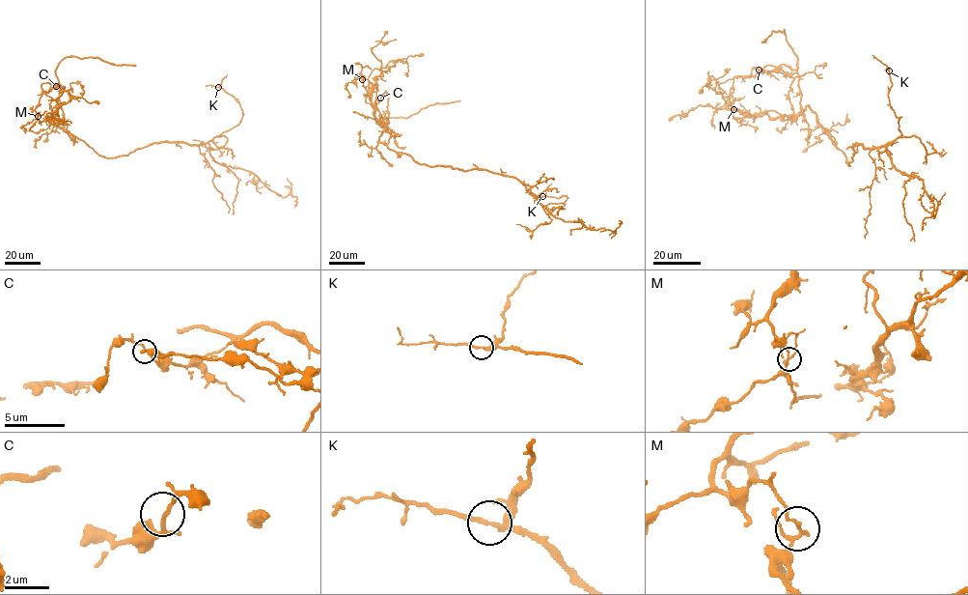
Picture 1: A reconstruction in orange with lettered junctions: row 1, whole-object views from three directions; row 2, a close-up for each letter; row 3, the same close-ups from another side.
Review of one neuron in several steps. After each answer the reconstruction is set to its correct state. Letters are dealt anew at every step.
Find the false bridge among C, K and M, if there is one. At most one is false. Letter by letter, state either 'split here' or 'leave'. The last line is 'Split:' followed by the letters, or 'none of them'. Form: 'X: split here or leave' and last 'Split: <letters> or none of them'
C: leave
K: leave
M: split here
Split: M

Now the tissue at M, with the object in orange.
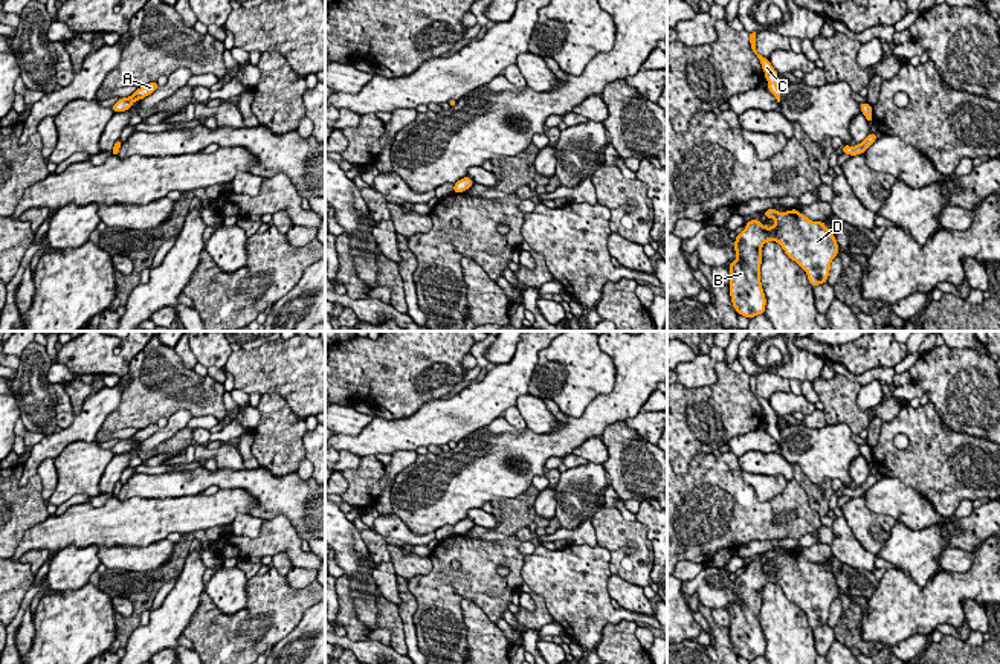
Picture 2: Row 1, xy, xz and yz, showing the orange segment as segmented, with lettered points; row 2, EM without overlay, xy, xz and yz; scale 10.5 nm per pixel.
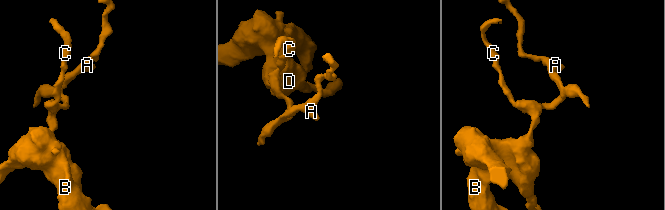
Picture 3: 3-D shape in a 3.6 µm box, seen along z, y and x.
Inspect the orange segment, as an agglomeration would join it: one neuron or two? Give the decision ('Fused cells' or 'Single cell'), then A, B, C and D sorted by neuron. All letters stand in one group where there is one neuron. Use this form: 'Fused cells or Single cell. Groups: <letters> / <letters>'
Fused cells. Groups: A / B C D

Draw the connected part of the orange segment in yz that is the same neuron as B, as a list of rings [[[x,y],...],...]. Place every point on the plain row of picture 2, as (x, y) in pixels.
[[[774,550],[763,553],[766,560],[774,560],[776,566],[763,568],[759,562],[750,562],[745,571],[736,577],[734,594],[737,600],[731,603],[730,614],[730,640],[737,656],[753,661],[765,655],[766,640],[760,624],[762,588],[766,583],[776,583],[782,588],[789,601],[795,603],[808,617],[812,629],[827,624],[831,604],[838,597],[840,589],[835,577],[824,568],[824,563],[812,563],[794,550],[792,553],[779,554]]]

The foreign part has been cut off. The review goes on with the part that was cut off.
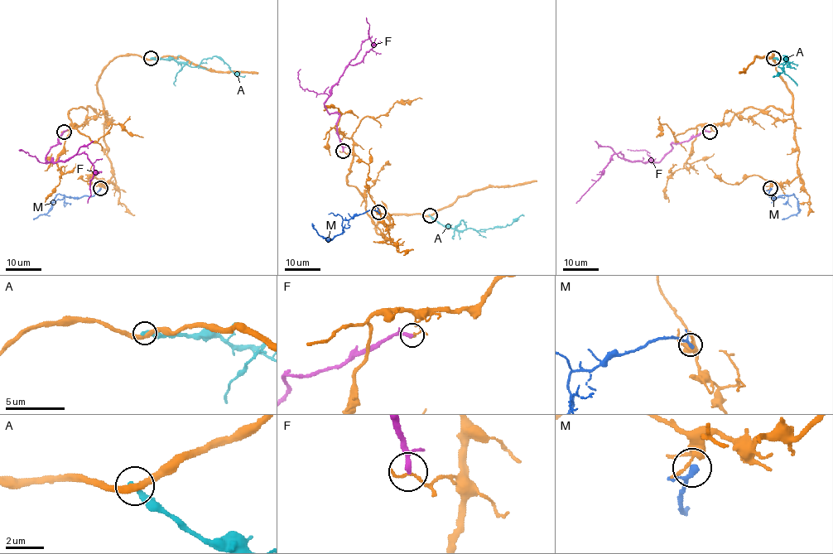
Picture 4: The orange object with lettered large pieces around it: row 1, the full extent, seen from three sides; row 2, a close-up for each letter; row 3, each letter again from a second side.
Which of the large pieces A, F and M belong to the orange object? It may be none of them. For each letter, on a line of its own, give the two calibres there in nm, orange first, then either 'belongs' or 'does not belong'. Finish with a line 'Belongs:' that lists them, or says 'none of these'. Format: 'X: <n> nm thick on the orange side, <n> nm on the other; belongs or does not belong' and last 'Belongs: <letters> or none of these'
A: 340 nm thick on the orange side, 320 nm on the other; does not belong
F: 150 nm thick on the orange side, 200 nm on the other; does not belong
M: 320 nm thick on the orange side, 240 nm on the other; does not belong
Belongs: none of these

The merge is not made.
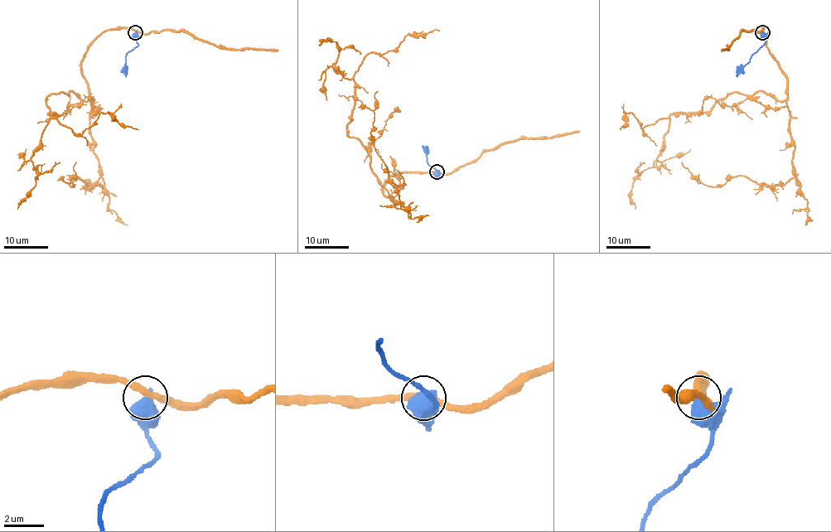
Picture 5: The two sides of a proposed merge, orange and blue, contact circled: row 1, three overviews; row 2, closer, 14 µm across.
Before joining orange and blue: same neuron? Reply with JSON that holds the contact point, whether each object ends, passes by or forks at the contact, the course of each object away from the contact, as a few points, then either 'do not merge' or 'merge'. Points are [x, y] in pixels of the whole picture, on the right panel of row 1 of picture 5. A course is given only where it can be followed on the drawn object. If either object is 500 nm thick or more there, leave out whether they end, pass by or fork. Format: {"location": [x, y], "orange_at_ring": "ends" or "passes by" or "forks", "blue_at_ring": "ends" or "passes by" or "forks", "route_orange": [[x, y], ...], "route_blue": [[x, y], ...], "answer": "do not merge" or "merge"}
{"location": [762, 32], "route_orange": [[761, 31], [787, 98], [732, 92], [709, 111], [672, 113], [644, 133], [625, 113], [621, 129]], "route_blue": [[761, 31], [764, 44], [741, 68], [736, 77]], "answer": "do not merge"}

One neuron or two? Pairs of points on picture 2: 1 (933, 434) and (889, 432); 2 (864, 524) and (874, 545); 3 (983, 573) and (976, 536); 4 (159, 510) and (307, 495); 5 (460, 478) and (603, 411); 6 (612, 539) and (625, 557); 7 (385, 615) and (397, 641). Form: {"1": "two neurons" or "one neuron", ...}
{"1": "one neuron", "2": "one neuron", "3": "two neurons", "4": "two neurons", "5": "one neuron", "6": "one neuron", "7": "one neuron"}

